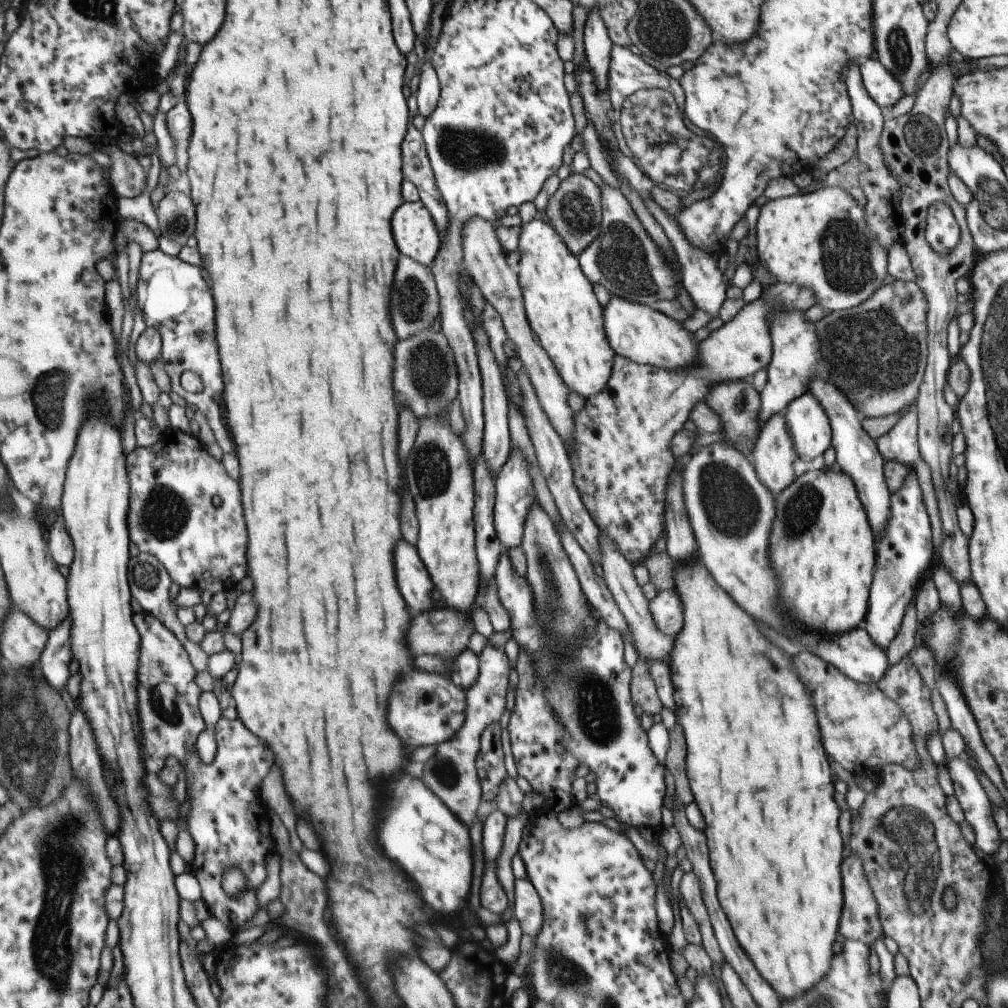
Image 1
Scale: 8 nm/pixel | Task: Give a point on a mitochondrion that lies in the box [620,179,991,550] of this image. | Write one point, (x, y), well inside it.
(871, 348)

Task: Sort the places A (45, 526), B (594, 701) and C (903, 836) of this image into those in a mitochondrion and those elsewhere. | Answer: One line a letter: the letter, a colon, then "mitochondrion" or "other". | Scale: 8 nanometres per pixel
A: other
B: mitochondrion
C: mitochondrion

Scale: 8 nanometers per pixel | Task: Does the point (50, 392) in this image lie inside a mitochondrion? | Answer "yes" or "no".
yes

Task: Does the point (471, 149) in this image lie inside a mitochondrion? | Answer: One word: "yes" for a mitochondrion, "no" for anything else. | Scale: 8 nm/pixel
yes

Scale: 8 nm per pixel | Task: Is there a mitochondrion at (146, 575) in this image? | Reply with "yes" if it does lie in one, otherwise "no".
yes

